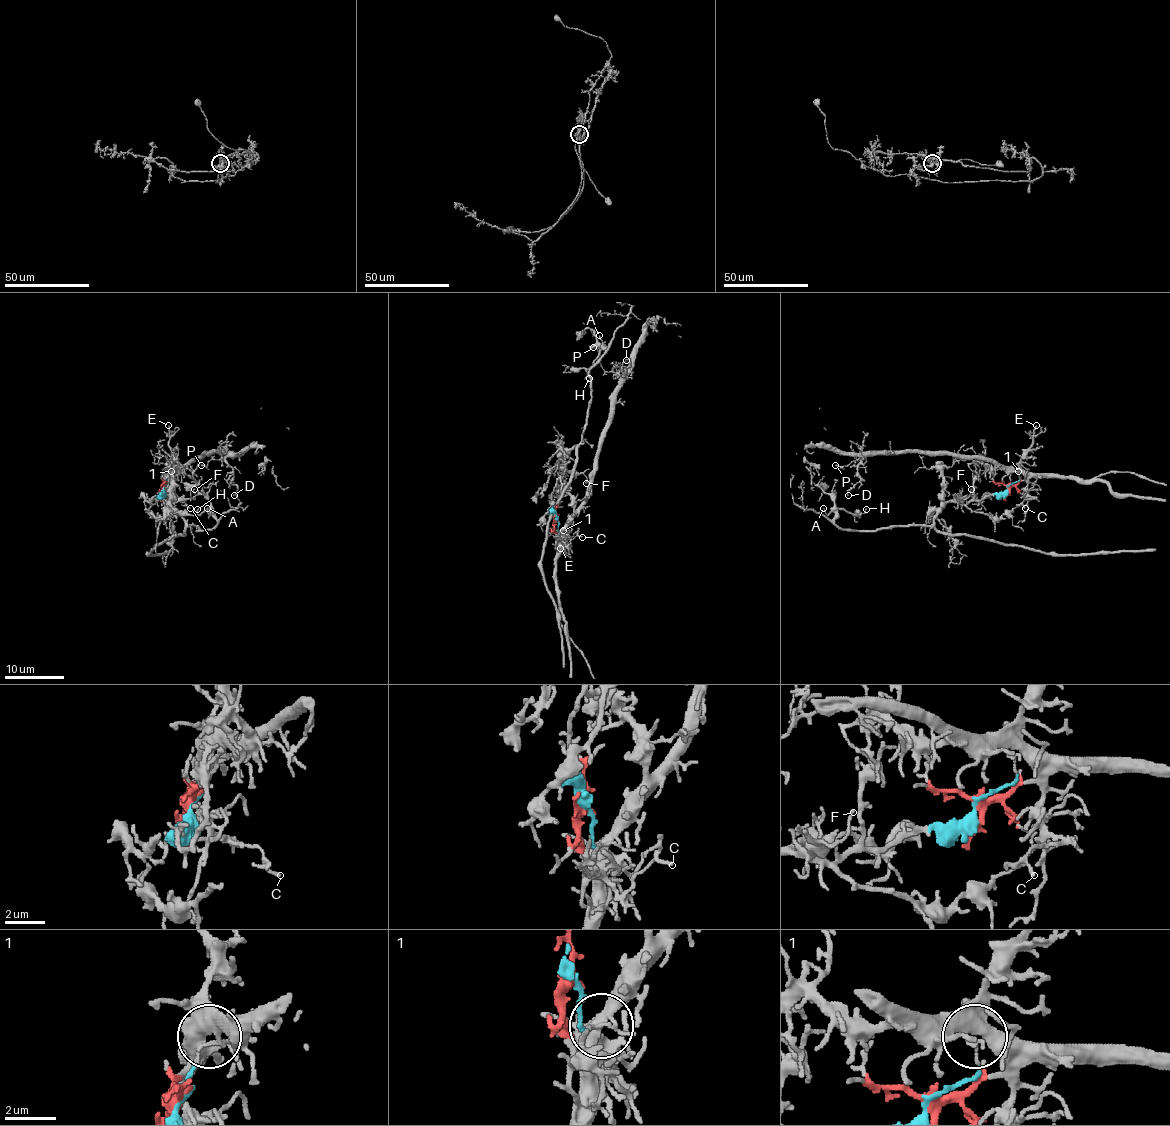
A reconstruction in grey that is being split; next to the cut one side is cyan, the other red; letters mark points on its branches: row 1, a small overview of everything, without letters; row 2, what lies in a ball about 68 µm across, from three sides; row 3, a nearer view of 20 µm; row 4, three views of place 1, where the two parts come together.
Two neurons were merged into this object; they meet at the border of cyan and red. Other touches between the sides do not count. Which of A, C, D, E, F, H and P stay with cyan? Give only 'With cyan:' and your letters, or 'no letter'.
With cyan: A, F, H

